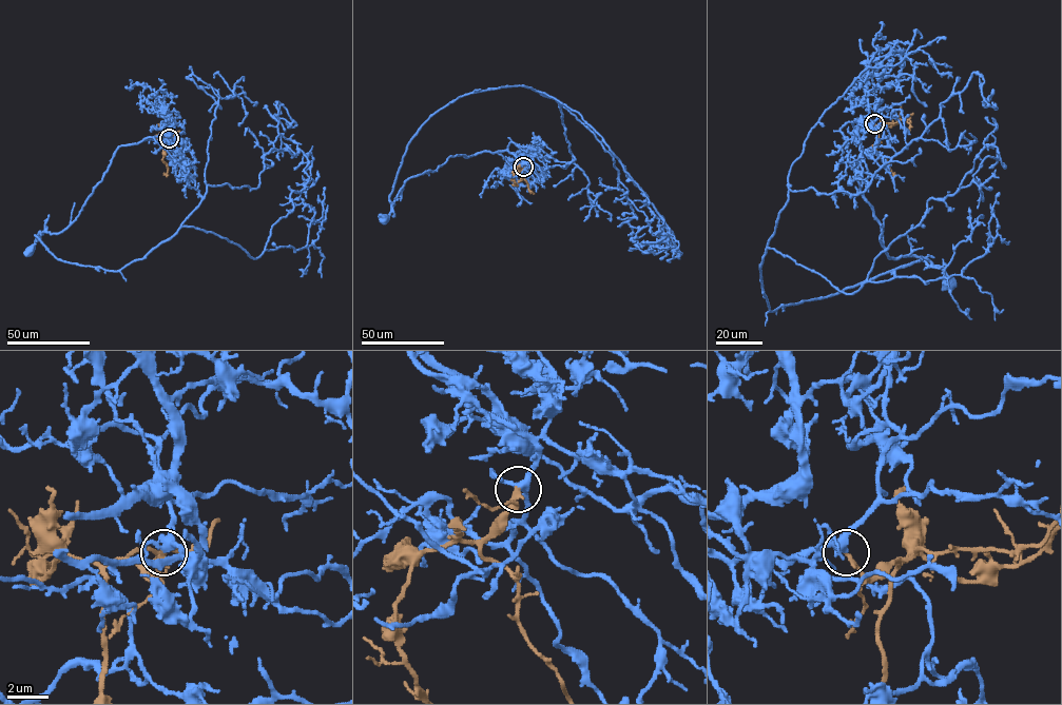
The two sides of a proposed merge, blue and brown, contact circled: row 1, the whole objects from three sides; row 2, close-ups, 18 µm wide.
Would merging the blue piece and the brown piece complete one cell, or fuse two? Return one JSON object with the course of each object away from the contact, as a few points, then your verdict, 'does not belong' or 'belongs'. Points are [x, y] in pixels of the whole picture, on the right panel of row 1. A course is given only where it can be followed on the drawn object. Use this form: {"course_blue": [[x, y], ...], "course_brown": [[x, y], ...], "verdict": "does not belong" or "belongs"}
{"course_blue": [[874, 123], [852, 122], [862, 148], [860, 192], [881, 227], [880, 240], [890, 258], [926, 258], [950, 284]], "course_brown": [[874, 123], [880, 124], [875, 152], [888, 163], [894, 175], [891, 178]], "verdict": "belongs"}

